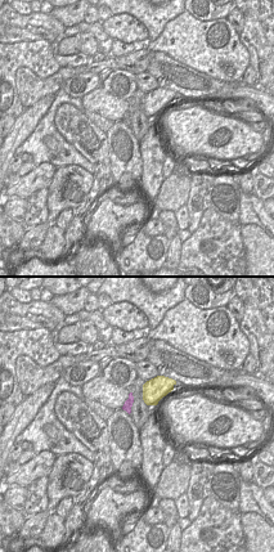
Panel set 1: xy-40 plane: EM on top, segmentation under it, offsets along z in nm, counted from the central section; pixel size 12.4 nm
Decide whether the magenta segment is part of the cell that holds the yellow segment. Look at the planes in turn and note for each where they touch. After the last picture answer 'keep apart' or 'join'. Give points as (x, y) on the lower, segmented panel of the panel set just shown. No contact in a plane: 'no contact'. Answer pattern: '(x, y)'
no contact

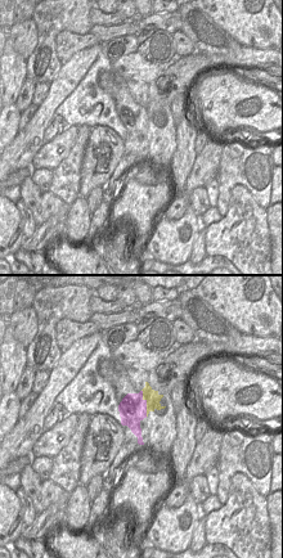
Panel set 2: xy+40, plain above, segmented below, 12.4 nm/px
(147, 403)

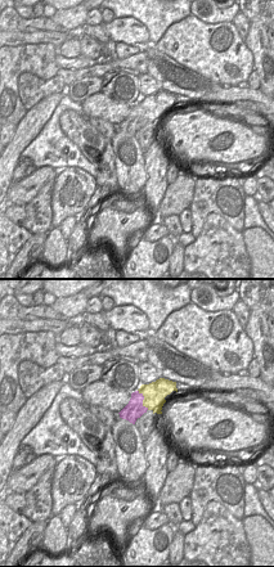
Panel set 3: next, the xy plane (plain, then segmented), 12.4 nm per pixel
(143, 400)

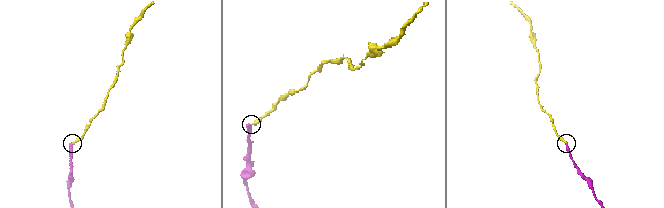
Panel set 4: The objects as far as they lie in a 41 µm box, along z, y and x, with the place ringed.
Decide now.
keep apart

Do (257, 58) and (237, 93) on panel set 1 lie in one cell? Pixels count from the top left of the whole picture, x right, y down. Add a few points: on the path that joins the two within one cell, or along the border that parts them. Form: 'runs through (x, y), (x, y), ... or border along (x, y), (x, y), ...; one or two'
runs through (260, 70), (260, 84), (254, 90), (248, 90); one

